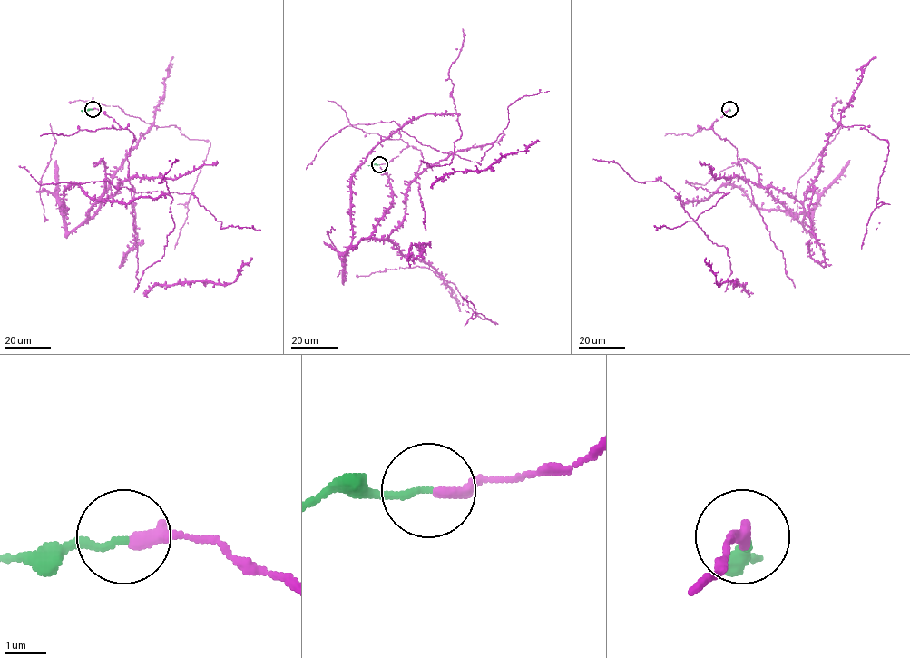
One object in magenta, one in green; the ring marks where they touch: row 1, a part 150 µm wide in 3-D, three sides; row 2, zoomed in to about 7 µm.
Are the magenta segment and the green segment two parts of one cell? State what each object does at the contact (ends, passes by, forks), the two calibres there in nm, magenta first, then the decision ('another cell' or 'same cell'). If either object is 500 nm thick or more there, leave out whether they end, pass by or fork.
magenta ends; green ends; calibres 320 and 150 nm; same cell

